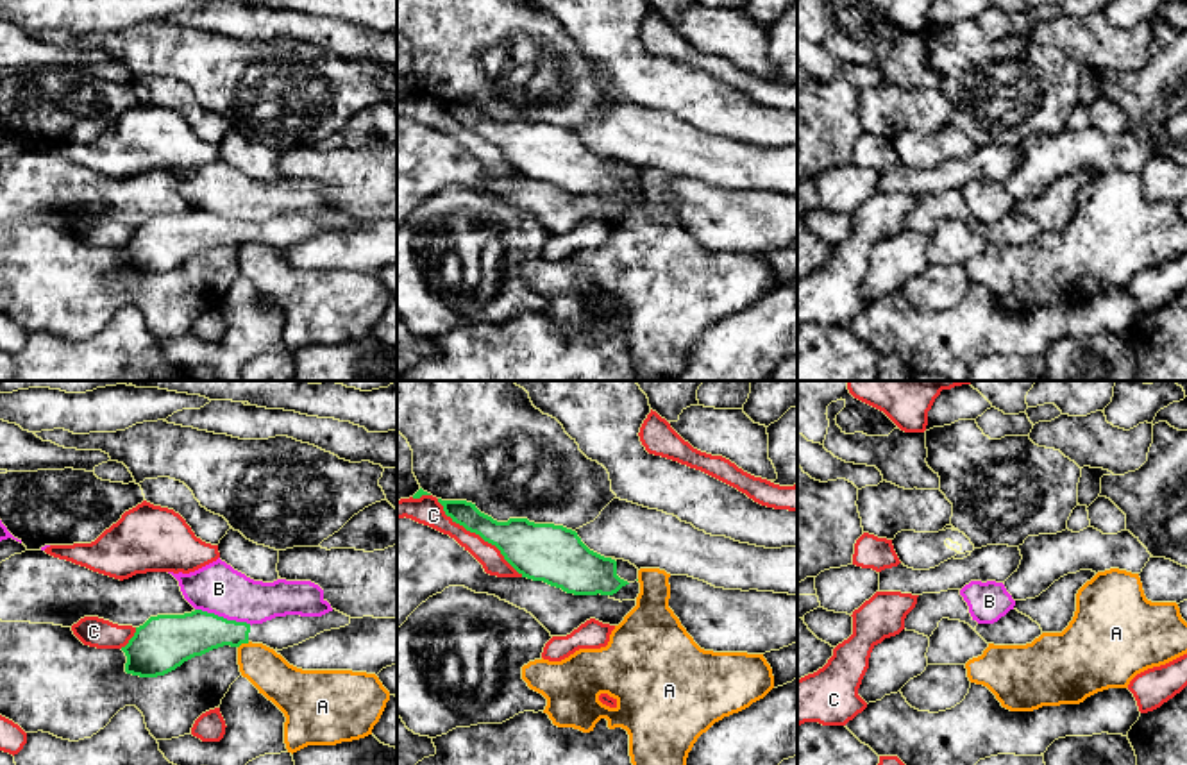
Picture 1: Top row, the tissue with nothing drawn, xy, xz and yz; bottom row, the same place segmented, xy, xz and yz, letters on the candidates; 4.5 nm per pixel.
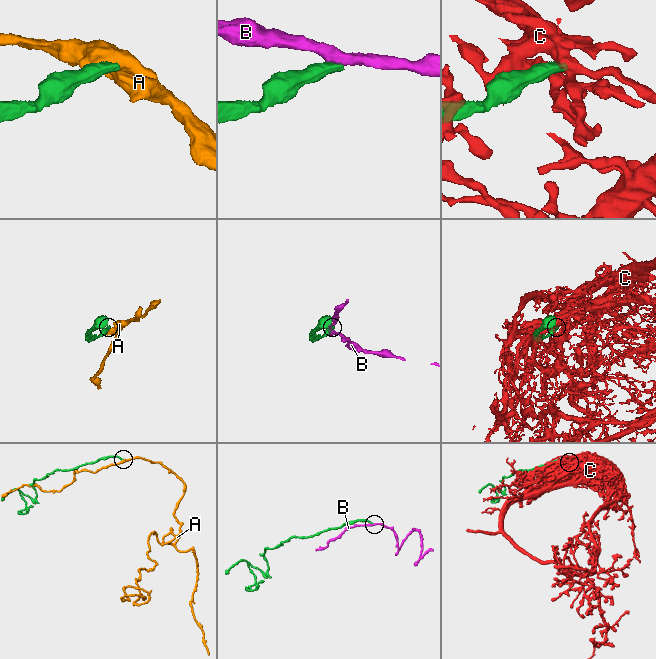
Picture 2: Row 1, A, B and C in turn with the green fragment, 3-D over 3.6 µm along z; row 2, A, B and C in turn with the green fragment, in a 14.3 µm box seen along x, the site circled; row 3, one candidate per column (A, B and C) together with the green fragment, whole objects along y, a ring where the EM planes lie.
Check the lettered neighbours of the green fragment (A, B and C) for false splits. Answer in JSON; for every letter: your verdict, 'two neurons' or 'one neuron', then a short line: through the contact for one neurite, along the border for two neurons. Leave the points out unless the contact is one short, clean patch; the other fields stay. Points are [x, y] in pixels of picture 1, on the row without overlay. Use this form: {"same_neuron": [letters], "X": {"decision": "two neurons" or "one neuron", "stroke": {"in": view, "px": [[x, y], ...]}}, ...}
{"same_neuron": [], "A": {"decision": "two neurons", "stroke": {"in": "xy", "px": [[249, 242], [238, 247]]}}, "B": {"decision": "two neurons", "stroke": {"in": "xy", "px": [[195, 208], [251, 224]]}}, "C": {"decision": "two neurons"}}

